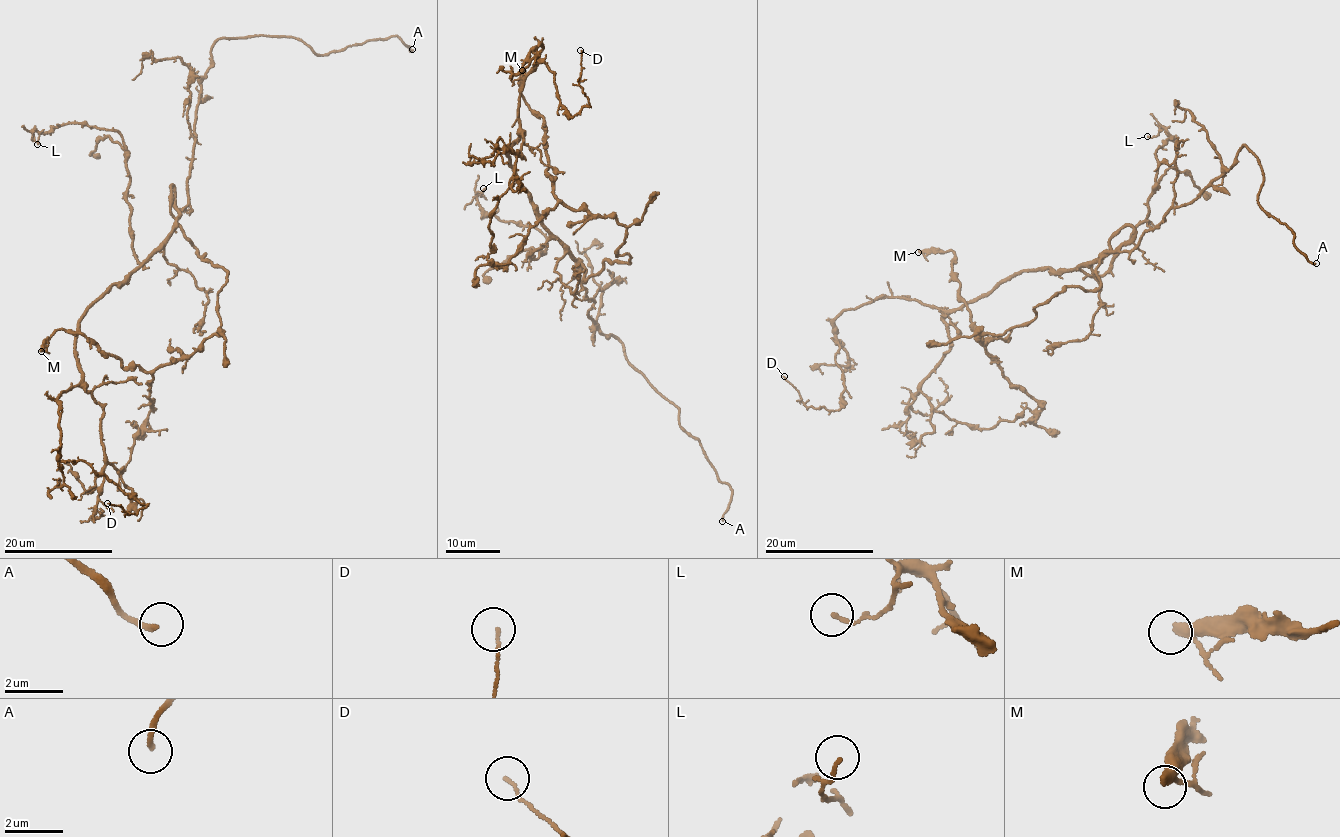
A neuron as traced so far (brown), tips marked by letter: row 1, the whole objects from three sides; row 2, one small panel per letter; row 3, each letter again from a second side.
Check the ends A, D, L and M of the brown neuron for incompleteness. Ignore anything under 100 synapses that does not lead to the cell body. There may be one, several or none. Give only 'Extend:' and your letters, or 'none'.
Extend: A

